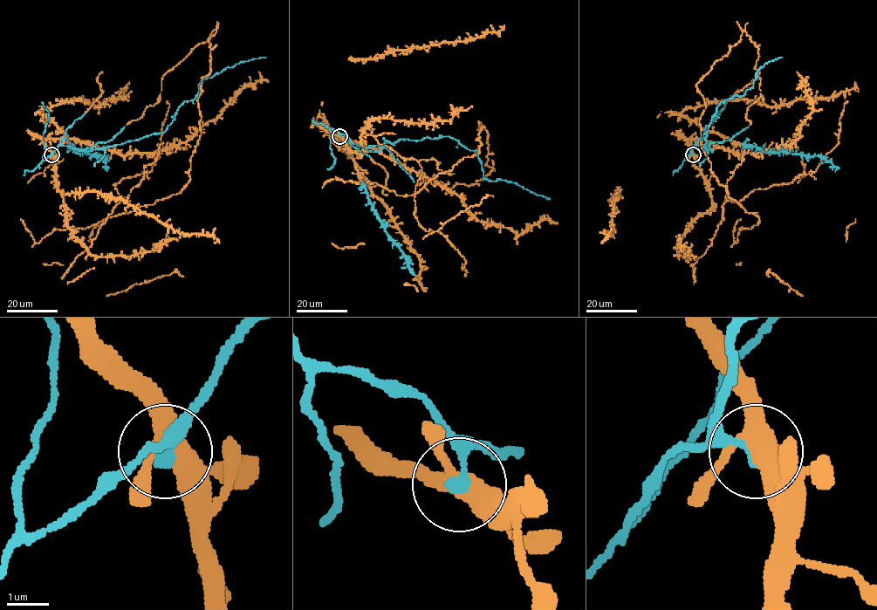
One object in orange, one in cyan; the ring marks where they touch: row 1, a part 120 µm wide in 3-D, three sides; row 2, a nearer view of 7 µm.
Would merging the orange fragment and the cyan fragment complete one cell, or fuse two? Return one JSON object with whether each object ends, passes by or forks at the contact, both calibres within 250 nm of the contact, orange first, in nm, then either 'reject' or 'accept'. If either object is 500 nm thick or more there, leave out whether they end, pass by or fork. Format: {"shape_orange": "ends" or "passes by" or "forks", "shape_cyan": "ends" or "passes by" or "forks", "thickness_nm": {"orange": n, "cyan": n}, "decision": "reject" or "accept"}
{"shape_orange": "forks", "shape_cyan": "ends", "thickness_nm": {"orange": 400, "cyan": 320}, "decision": "accept"}

